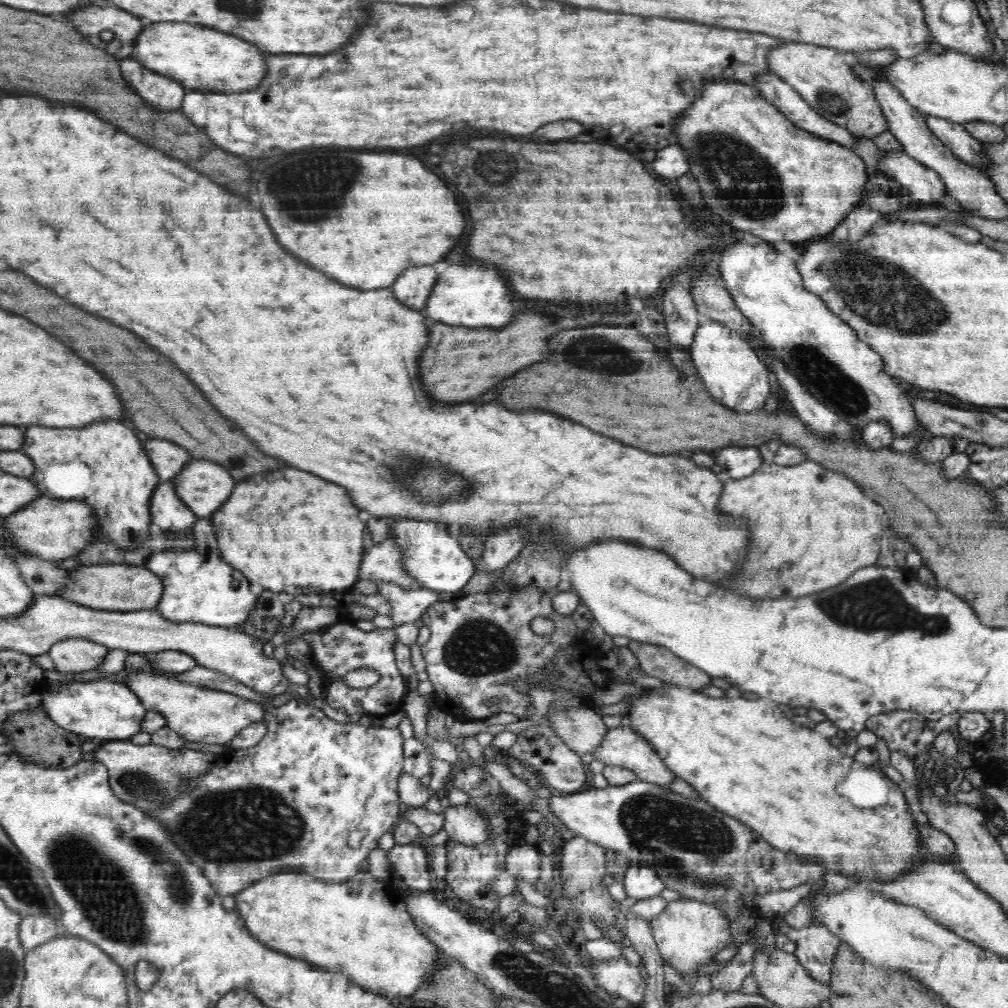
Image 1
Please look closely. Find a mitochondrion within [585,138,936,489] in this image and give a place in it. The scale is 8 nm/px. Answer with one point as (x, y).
(826, 378)

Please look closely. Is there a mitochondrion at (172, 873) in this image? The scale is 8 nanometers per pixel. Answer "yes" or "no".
yes

